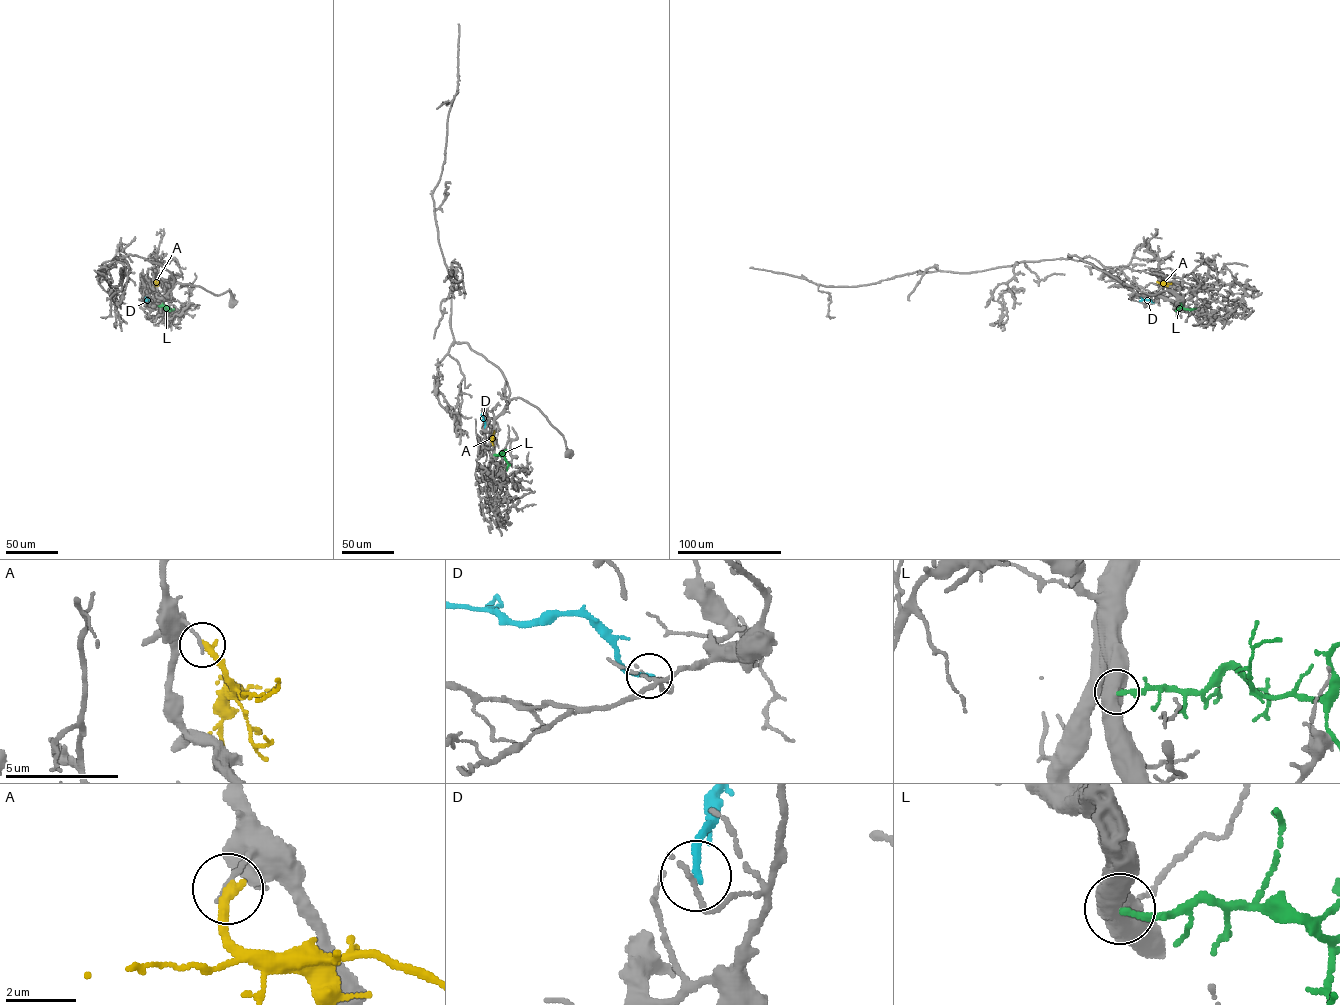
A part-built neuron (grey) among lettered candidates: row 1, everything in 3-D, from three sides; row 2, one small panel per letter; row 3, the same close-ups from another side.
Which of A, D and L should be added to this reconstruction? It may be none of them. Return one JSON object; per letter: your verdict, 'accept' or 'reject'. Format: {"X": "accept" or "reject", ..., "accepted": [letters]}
{"A": "reject", "D": "reject", "L": "reject", "accepted": []}

